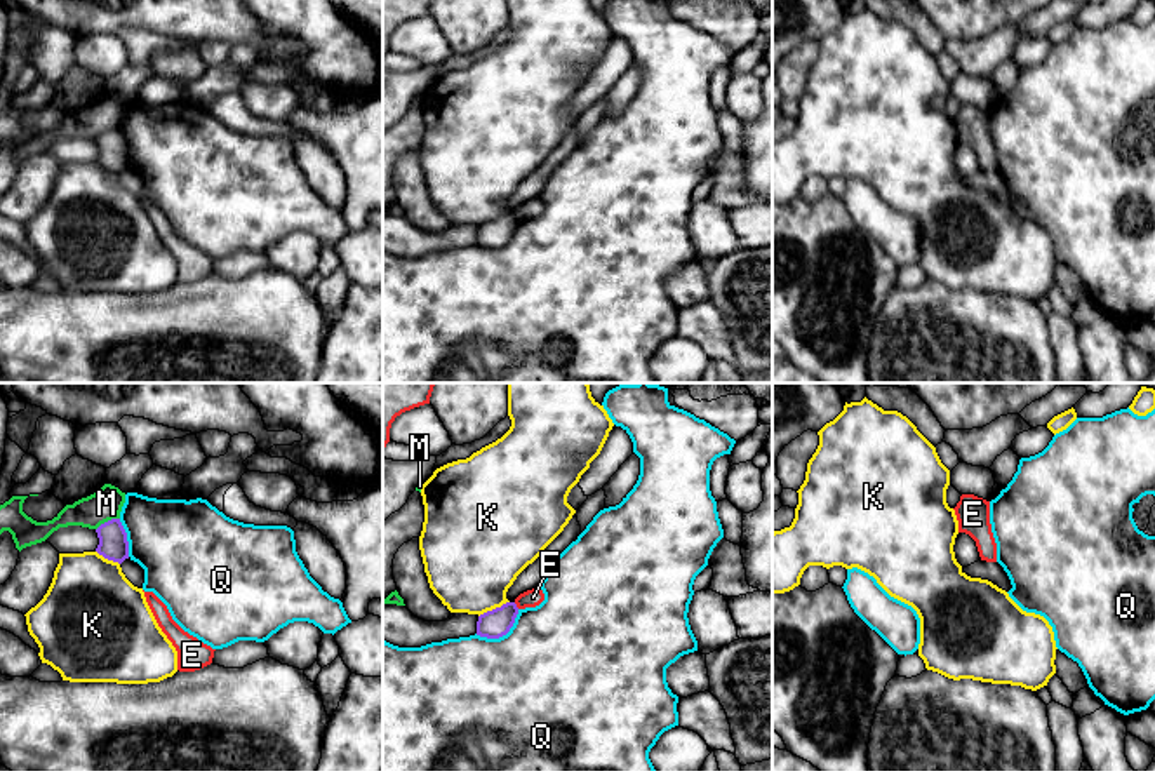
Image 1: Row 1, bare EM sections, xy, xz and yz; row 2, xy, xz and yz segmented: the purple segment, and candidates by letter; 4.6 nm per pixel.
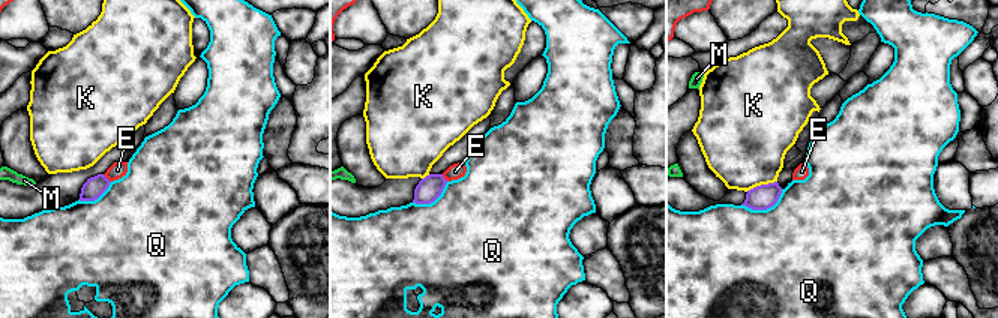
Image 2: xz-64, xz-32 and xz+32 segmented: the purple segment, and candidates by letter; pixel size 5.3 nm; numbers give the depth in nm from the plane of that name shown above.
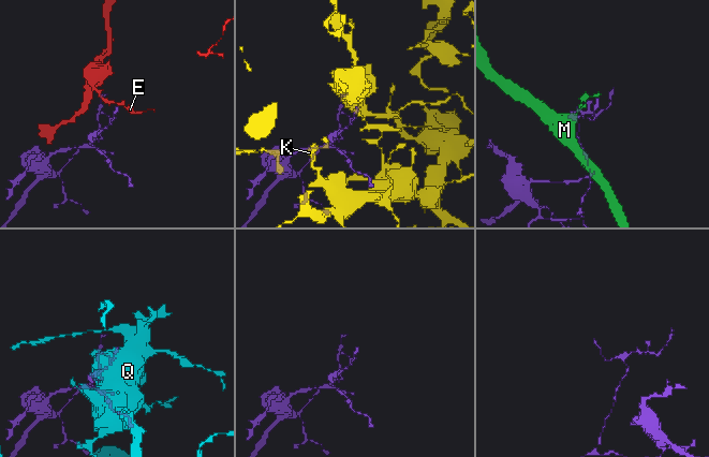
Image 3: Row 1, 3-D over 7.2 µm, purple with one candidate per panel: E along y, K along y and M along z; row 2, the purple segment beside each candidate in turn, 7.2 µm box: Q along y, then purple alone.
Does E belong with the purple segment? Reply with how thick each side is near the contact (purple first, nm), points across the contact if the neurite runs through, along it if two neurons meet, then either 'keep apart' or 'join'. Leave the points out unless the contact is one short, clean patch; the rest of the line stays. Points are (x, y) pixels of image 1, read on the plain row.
calibres 130 and 80 nm; way xz (494, 234), (515, 216), (533, 207); join

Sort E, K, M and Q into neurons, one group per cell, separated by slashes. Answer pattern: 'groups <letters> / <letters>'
groups E / K / M / Q

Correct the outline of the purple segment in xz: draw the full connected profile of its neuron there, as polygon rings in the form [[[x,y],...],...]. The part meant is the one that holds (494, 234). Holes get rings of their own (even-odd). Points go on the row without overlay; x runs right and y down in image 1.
[[[539,197],[520,204],[513,212],[487,221],[478,226],[477,245],[487,249],[499,249],[510,242],[520,219],[536,218],[544,211]]]

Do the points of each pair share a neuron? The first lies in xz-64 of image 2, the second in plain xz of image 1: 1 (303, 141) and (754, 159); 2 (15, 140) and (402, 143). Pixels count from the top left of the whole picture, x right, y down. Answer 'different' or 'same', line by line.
1: same
2: different

